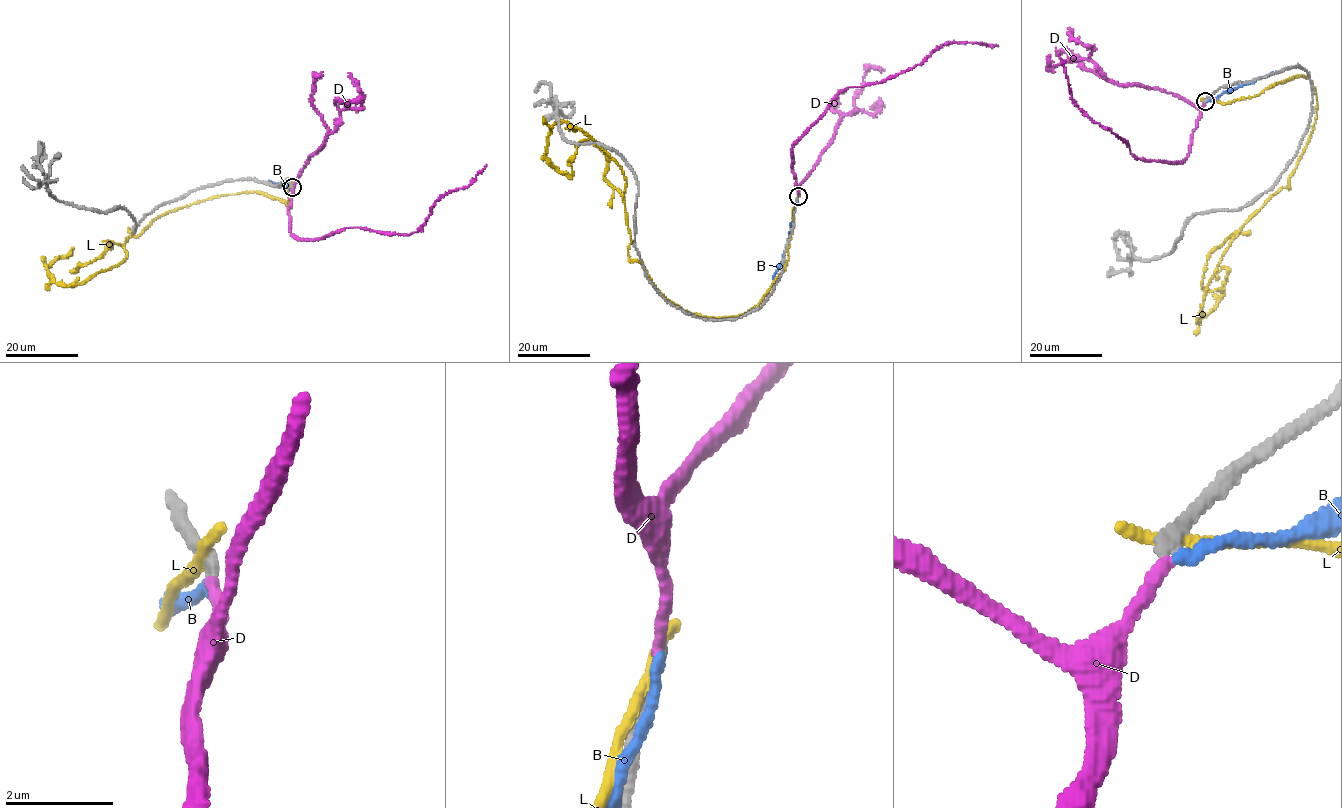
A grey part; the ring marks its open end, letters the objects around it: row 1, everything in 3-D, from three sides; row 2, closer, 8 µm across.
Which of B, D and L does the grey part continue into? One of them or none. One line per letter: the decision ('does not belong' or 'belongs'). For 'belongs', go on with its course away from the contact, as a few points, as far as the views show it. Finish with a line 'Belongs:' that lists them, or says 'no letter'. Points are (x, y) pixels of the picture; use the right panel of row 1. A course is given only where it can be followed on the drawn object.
B: does not belong
D: belongs | via (1205, 101), (1183, 160), (1136, 157), (1126, 141), (1093, 123), (1073, 101), (1058, 54)
L: does not belong
Belongs: D

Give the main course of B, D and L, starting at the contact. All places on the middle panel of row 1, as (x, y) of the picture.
B: (797, 198), (786, 249), (772, 278)
D: (798, 196), (791, 169), (792, 146), (841, 91), (893, 77), (922, 61), (930, 51), (949, 43), (997, 45)
L: (797, 197), (759, 303), (700, 316), (629, 260), (623, 171), (558, 122), (546, 156), (572, 175), (567, 160)

